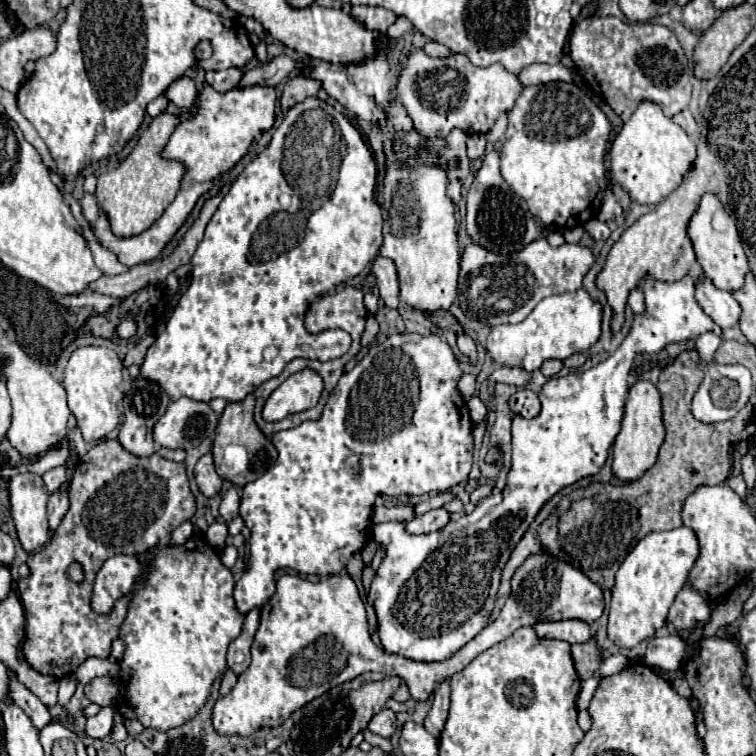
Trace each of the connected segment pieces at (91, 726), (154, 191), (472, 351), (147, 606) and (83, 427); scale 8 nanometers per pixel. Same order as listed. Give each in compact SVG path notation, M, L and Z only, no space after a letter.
M102 707L98 715L94 717L88 717L88 723L86 723L86 735L92 737L92 739L104 739L112 725L114 725L114 707Z
M164 111L140 135L136 147L120 163L120 167L116 167L114 171L102 173L98 177L98 187L96 187L98 205L102 211L106 211L112 231L116 235L130 237L130 235L138 235L146 231L164 213L164 209L174 201L180 189L180 181L186 173L186 165L182 161L164 159L162 149L178 125L180 125L178 115Z
M458 335L458 349L470 359L470 365L476 365L478 351L476 351L476 343L470 335Z
M196 533L184 545L152 547L140 555L114 555L96 573L92 591L92 609L98 615L108 615L114 603L130 595L128 613L120 625L124 655L120 659L122 697L116 697L116 709L126 719L138 719L144 727L168 731L184 725L208 701L212 683L226 673L226 649L242 633L244 615L236 609L234 577L222 565L218 553L208 545L206 537Z
M80 347L72 353L66 369L64 369L64 389L68 393L68 407L78 419L78 429L84 435L84 441L96 443L104 439L110 431L114 431L120 423L118 403L124 397L120 391L122 383L122 361L108 347Z

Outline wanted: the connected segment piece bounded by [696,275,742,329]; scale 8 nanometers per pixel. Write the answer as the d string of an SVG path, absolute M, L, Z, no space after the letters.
M706 275L696 285L696 299L698 299L700 307L704 309L704 313L710 315L712 321L716 325L720 325L722 329L738 325L740 313L742 313L738 301L728 291L716 289Z

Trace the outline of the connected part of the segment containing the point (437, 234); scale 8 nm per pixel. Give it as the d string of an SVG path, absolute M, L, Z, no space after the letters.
M388 149L388 173L384 179L384 243L380 247L382 257L390 257L396 263L400 277L400 299L416 311L440 311L448 309L458 295L458 263L460 249L456 239L456 217L454 205L446 195L446 171L438 165L422 165L422 167L400 167L396 163L396 155Z

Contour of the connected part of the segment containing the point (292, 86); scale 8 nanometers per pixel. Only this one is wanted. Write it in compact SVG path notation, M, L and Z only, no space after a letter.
M298 75L294 79L288 79L284 83L284 91L280 95L280 107L286 111L290 109L292 105L304 101L306 97L312 97L316 95L320 89L320 83L310 79L310 77L304 77L304 75Z

